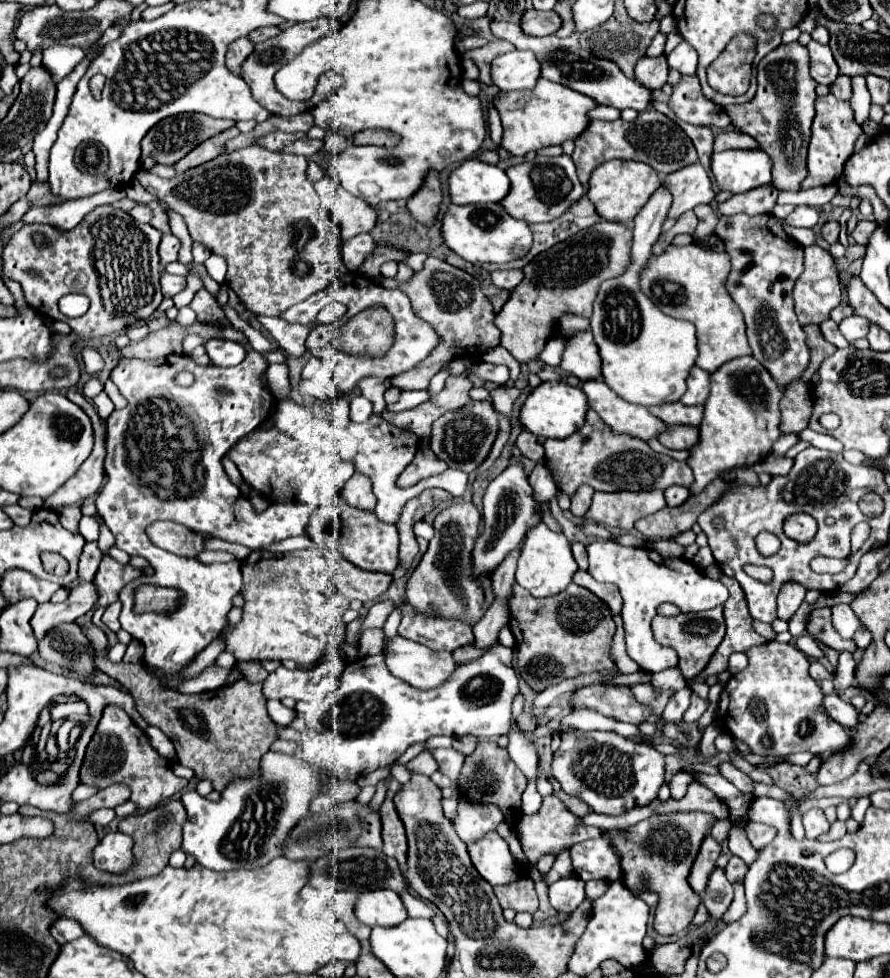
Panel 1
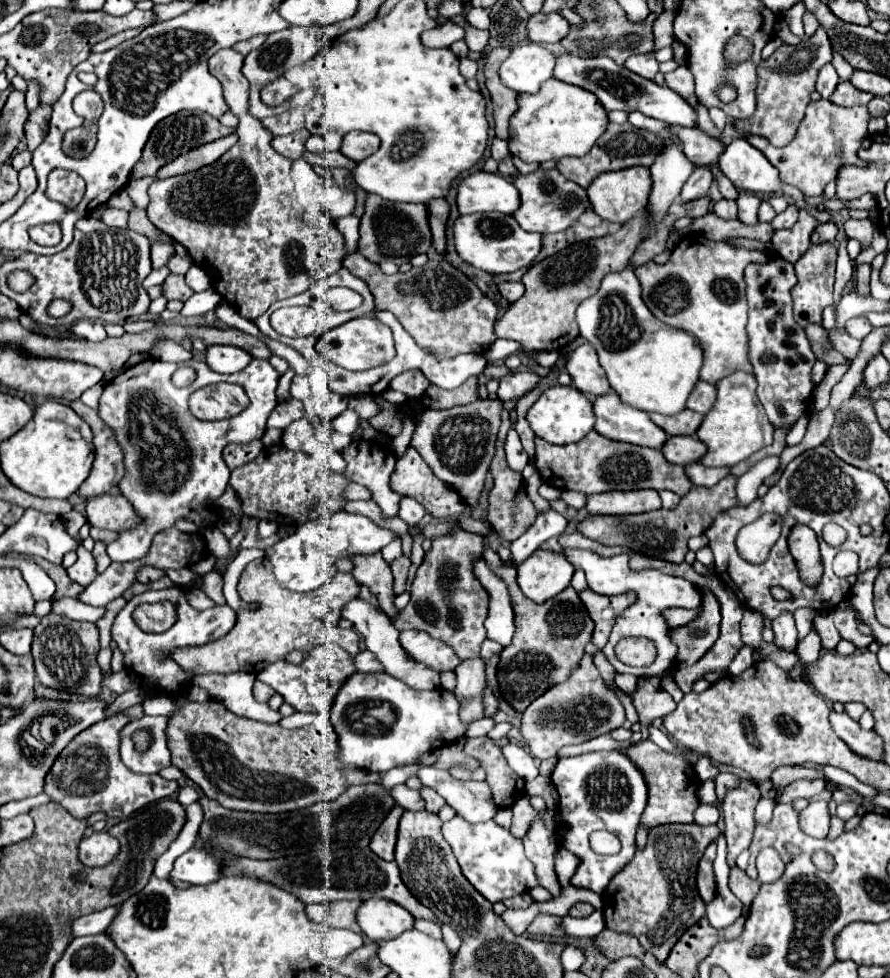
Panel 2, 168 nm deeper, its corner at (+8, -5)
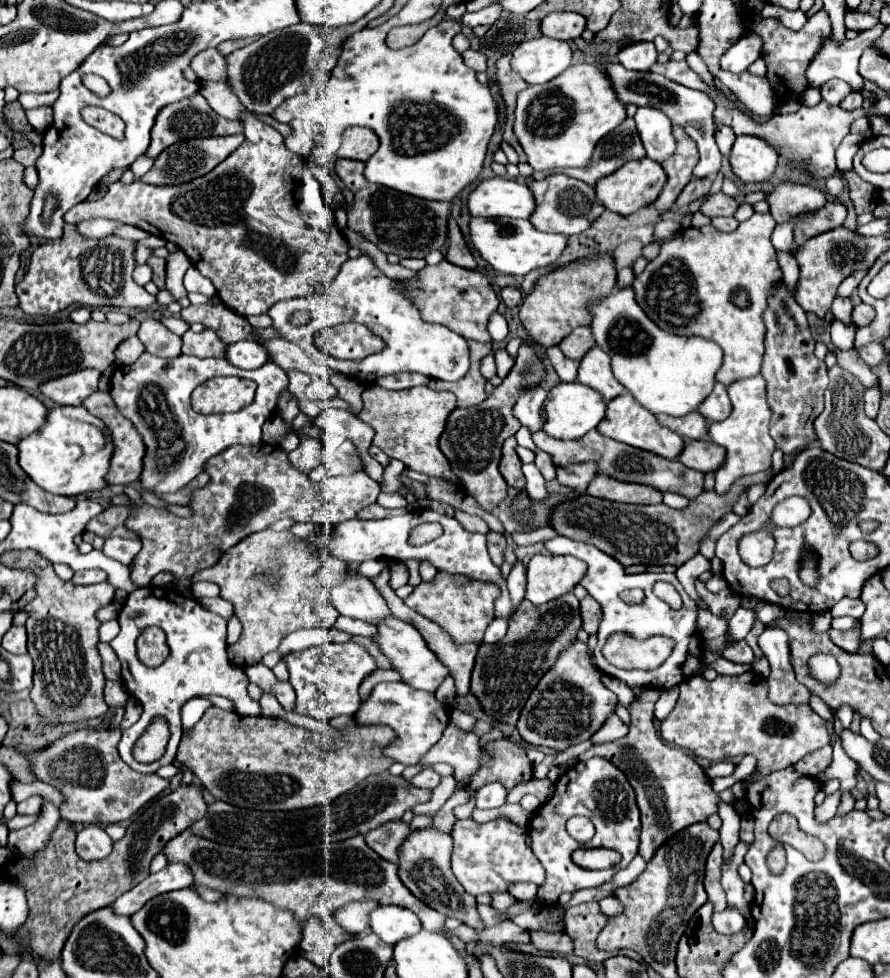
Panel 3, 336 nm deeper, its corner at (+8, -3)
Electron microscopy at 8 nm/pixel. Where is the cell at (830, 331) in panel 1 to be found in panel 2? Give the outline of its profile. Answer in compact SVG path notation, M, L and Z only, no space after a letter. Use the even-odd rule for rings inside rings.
M831 329L827 331L827 339L829 343L833 343L833 347L843 353L847 359L855 359L859 347L861 347L861 341L859 339L851 339L845 331L837 331L837 329Z

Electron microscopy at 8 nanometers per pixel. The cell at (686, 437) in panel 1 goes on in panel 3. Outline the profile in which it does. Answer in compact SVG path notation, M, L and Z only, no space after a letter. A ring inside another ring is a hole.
M687 441L679 461L701 473L715 473L725 463L725 449L713 441Z

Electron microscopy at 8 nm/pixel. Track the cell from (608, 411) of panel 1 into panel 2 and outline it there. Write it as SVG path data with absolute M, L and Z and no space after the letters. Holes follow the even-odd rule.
M609 391L593 401L593 413L597 417L595 431L613 441L627 441L633 445L659 449L667 435L657 427L645 411L621 403L619 395Z

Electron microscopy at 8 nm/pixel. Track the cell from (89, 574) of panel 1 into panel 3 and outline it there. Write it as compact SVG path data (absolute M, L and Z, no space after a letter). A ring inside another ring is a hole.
M89 569L89 571L77 571L73 575L73 583L75 585L95 585L95 583L101 583L107 579L107 573L101 571L101 569Z

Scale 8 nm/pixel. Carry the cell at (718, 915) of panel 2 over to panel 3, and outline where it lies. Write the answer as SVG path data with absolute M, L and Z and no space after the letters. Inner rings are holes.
M725 909L725 911L713 915L713 927L721 935L735 935L735 933L743 931L745 919L735 909Z

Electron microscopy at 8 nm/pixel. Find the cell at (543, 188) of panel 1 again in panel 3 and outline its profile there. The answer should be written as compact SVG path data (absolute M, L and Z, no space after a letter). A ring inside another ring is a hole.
M549 175L541 181L531 181L529 189L535 195L537 201L537 211L533 213L533 217L529 219L539 231L547 231L547 233L561 233L561 235L577 235L583 233L591 227L591 223L605 211L605 207L597 201L595 197L595 189L591 189L587 183L571 179L567 175Z

